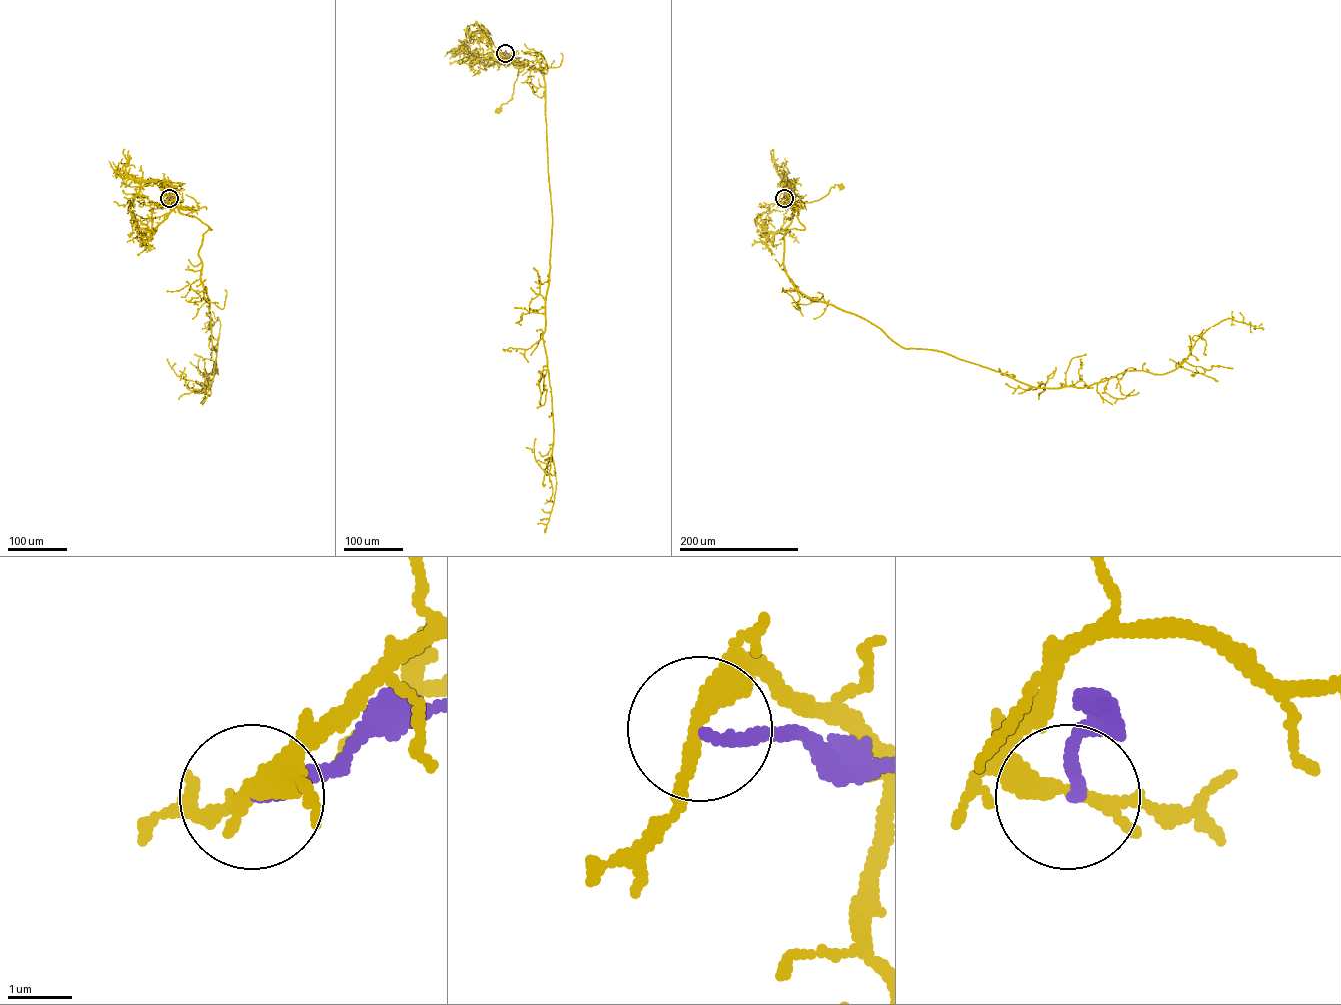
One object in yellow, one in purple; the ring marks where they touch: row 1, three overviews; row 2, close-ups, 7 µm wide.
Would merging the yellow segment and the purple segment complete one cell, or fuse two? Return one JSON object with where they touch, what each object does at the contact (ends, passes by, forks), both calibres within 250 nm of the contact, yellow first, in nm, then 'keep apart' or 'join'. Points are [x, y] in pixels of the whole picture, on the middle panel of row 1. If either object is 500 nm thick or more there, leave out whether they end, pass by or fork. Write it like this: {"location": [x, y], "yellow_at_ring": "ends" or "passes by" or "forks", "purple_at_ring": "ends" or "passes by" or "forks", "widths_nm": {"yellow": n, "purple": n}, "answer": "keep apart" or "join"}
{"location": [505, 53], "yellow_at_ring": "passes by", "purple_at_ring": "ends", "widths_nm": {"yellow": 240, "purple": 160}, "answer": "keep apart"}

